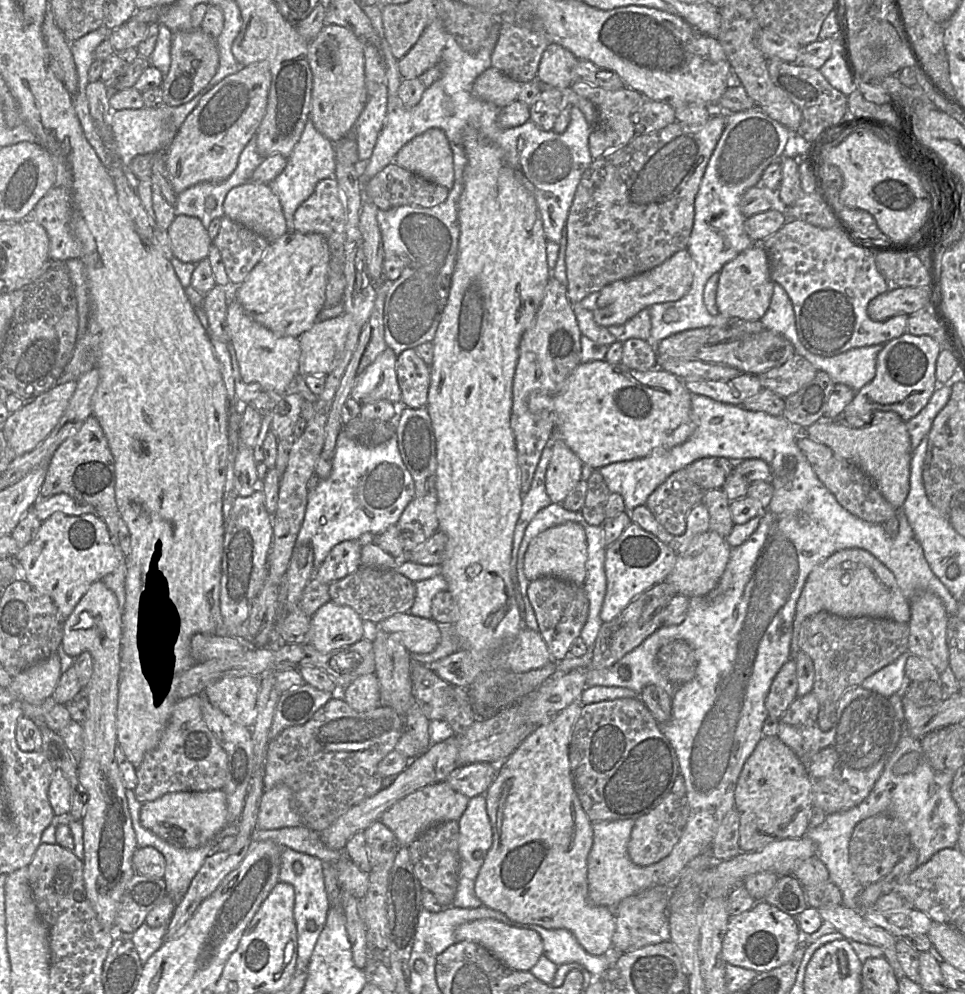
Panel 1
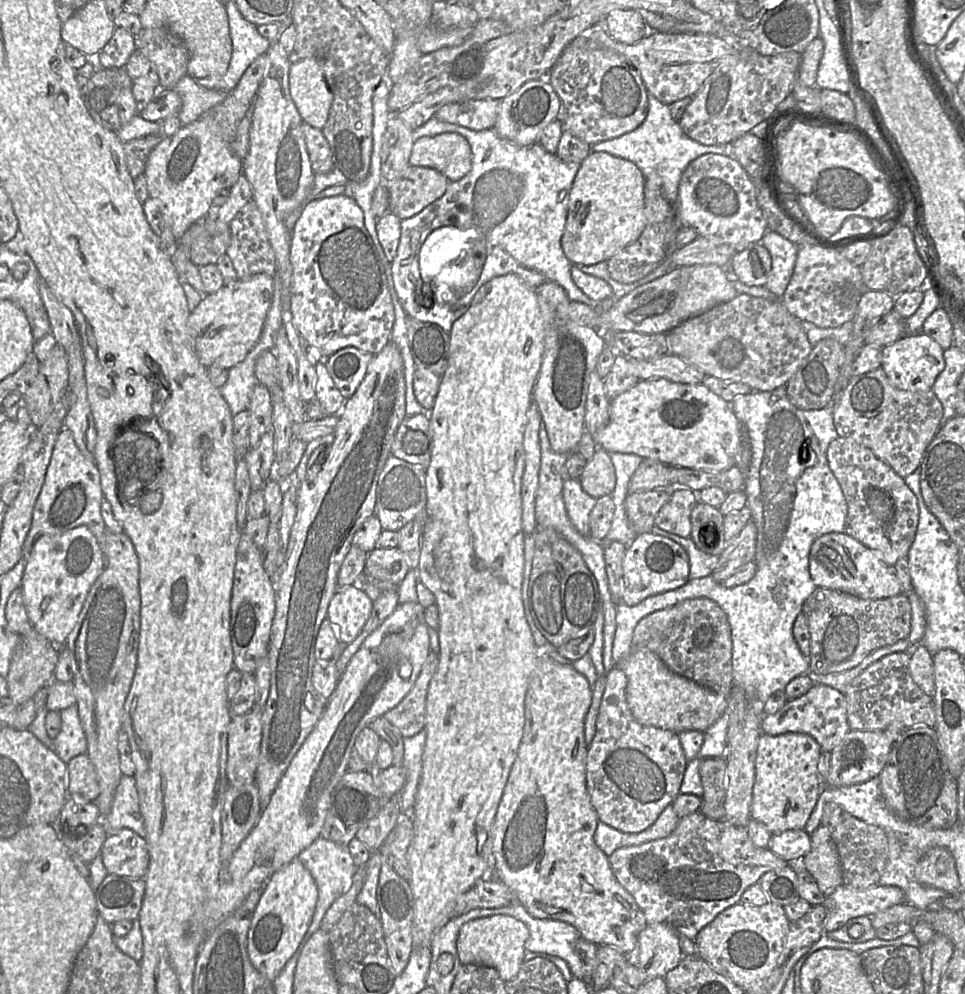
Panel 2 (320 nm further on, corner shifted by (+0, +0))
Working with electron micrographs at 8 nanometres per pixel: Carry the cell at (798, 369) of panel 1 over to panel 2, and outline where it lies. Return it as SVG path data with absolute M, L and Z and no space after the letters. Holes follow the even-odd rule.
M747 294L692 317L666 333L669 353L701 369L706 376L726 382L741 382L752 391L770 392L786 386L802 362L810 354L810 345L802 321L793 316L781 299L769 301Z

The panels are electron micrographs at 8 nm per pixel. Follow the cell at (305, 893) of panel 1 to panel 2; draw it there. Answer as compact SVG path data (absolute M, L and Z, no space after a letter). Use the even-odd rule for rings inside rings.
M321 836L302 850L298 854L297 859L309 870L318 888L318 900L315 912L309 928L299 944L301 946L308 934L313 934L320 928L321 921L332 903L348 891L358 866L354 863L346 844L335 843Z

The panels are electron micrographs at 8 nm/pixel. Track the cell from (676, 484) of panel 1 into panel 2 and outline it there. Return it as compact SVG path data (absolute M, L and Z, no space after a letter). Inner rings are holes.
M665 488L628 494L624 503L625 511L628 524L636 536L651 532L656 515L670 497L671 491Z

